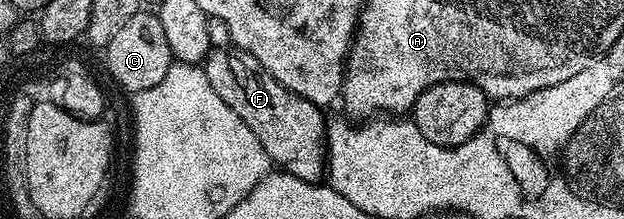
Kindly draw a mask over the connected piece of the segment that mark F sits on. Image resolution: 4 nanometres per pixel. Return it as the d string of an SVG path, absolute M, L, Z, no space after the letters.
M220 47L211 50L204 60L204 70L212 89L220 93L220 101L256 133L256 141L264 145L271 164L309 183L319 182L326 170L326 128L323 108L312 105L304 97L284 89L247 51Z

